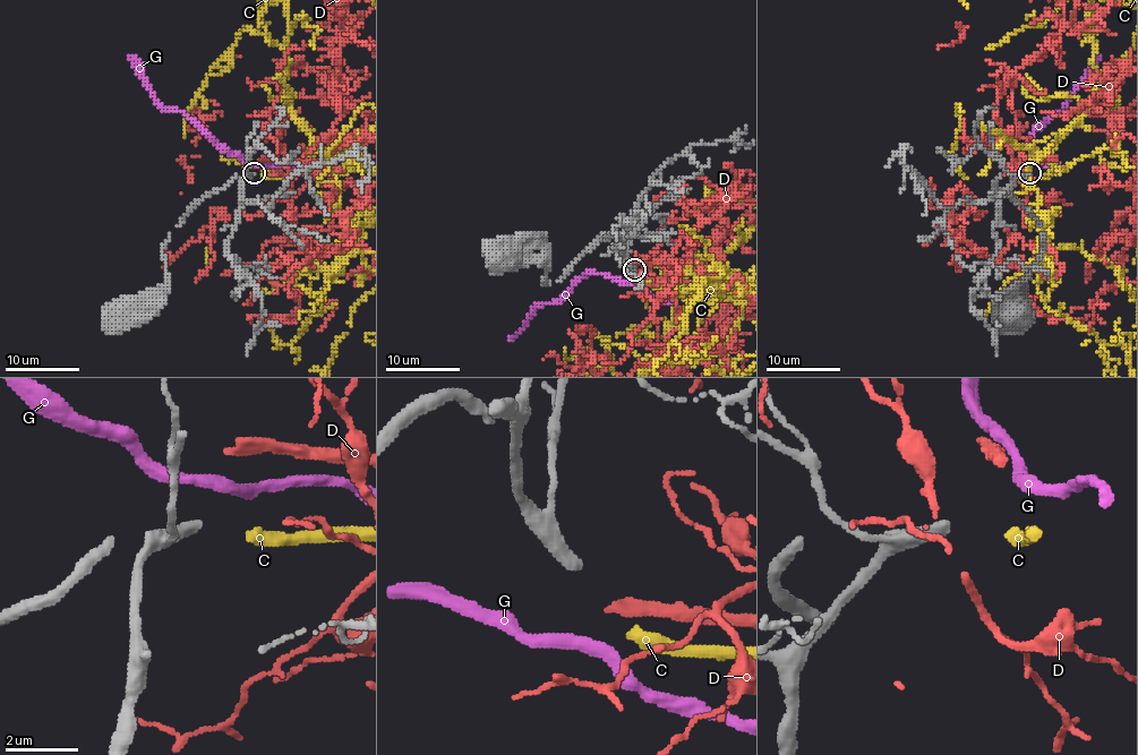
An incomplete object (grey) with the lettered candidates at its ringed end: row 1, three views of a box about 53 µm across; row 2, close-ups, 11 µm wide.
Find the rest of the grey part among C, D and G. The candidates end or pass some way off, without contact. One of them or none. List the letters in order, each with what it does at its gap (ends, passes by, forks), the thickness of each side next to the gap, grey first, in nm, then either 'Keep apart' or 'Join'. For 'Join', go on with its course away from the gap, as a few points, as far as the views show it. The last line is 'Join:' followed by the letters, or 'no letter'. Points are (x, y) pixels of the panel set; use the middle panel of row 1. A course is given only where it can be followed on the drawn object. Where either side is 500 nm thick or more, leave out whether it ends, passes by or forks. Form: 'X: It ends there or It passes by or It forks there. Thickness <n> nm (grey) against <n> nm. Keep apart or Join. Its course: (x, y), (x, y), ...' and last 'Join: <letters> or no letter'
C: It ends there. Thickness 340 nm (grey) against 380 nm. Join
D: It ends there. Thickness 340 nm (grey) against 280 nm. Keep apart
G: It passes by. Thickness 340 nm (grey) against 360 nm. Keep apart
Join: C

